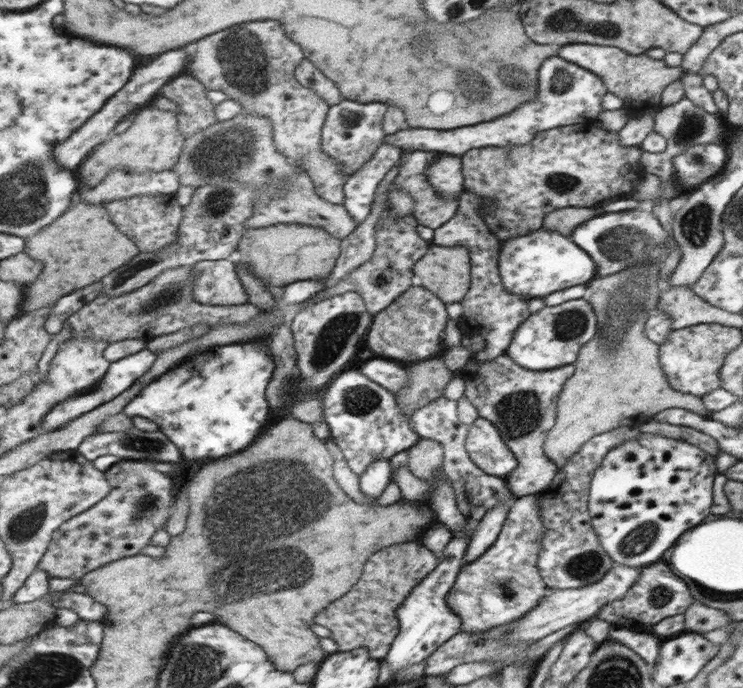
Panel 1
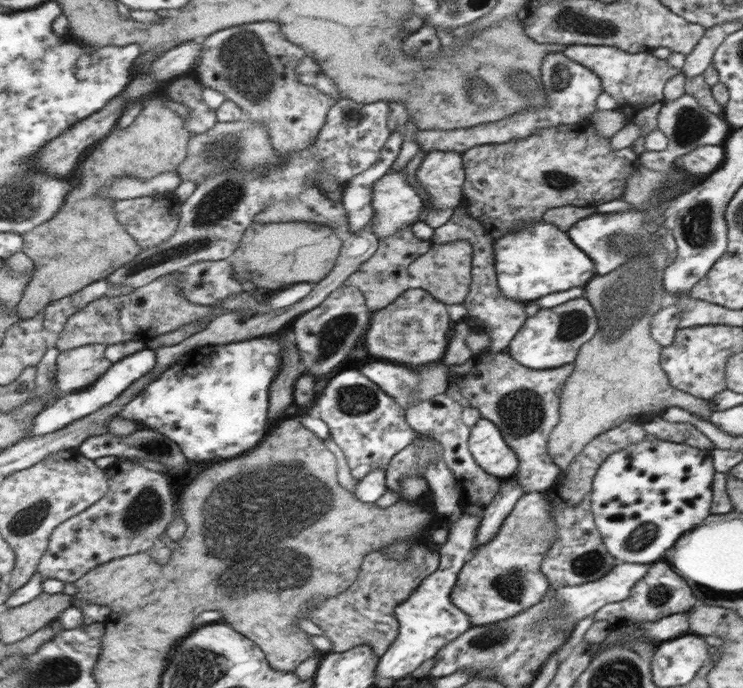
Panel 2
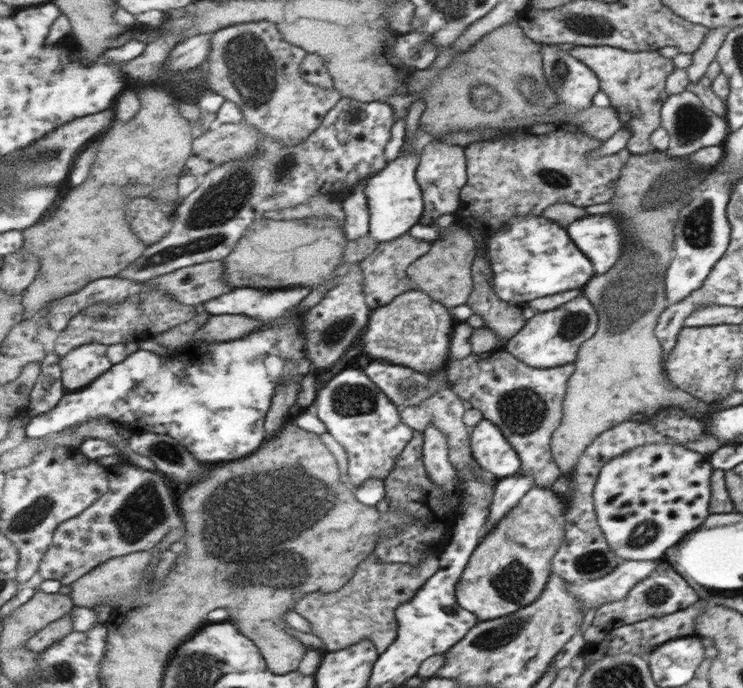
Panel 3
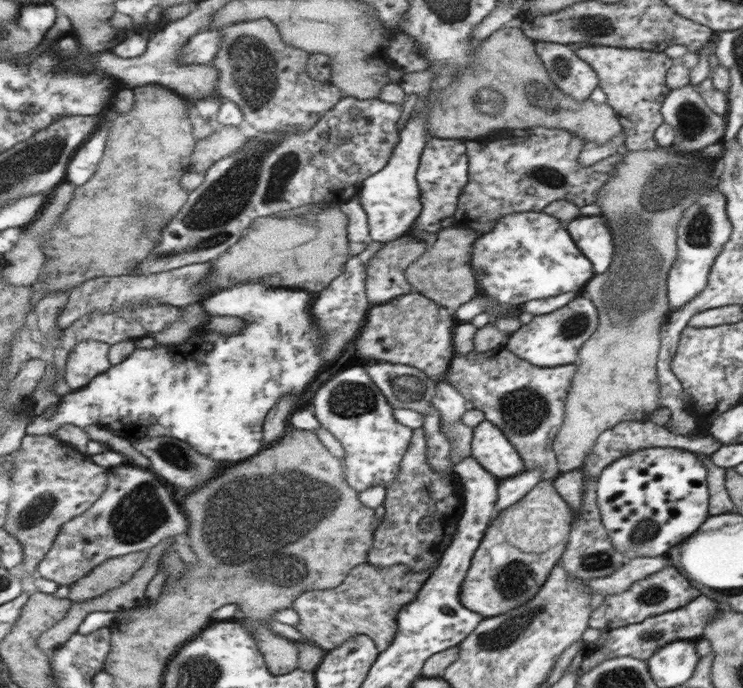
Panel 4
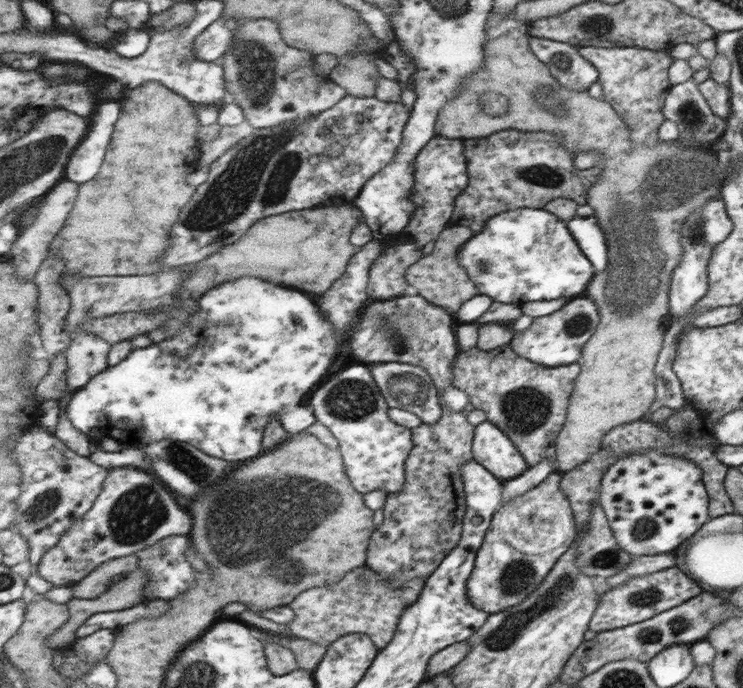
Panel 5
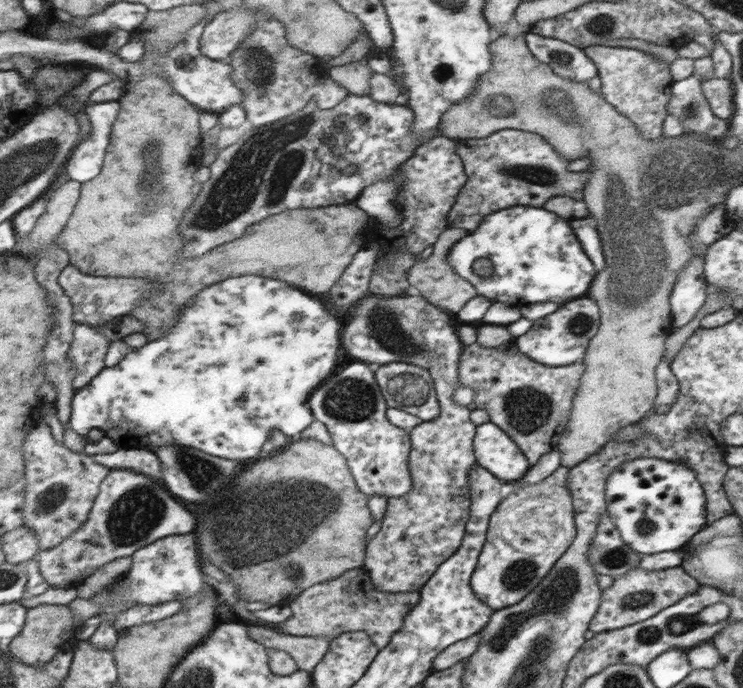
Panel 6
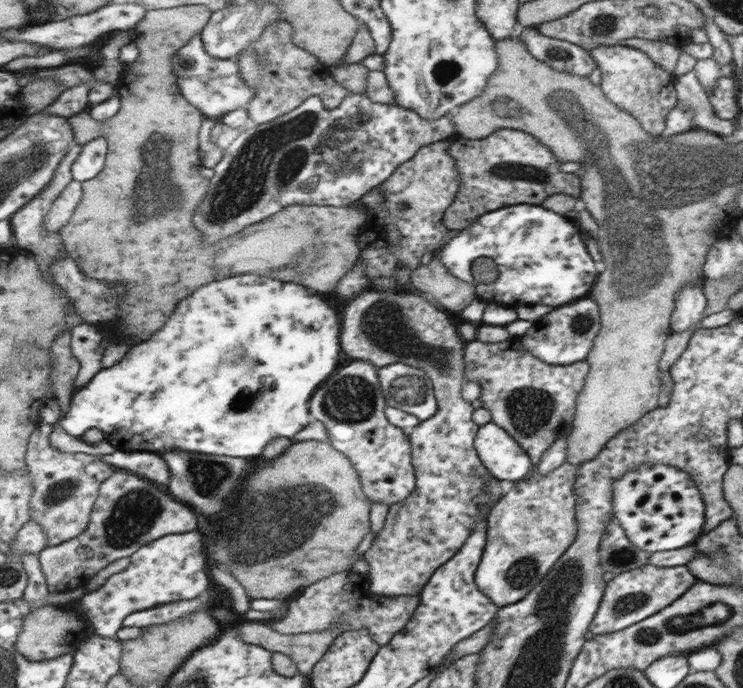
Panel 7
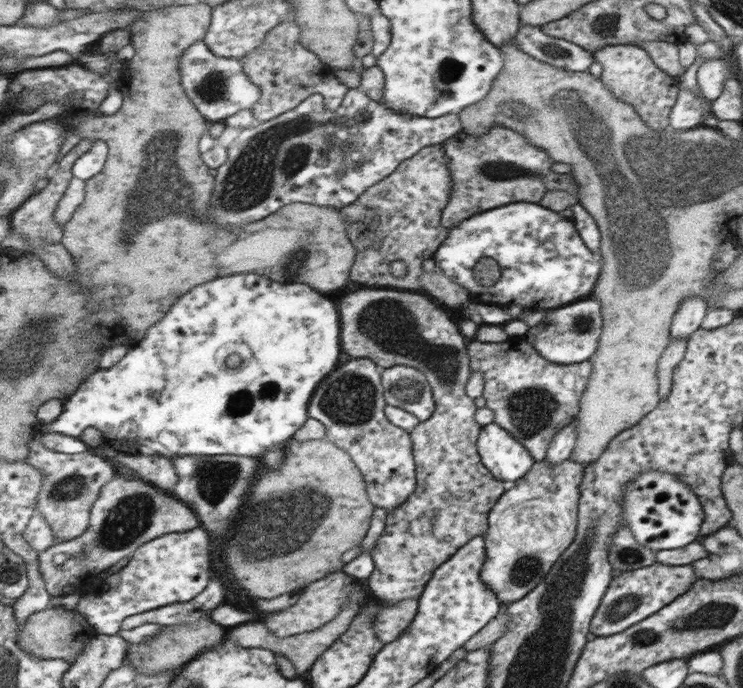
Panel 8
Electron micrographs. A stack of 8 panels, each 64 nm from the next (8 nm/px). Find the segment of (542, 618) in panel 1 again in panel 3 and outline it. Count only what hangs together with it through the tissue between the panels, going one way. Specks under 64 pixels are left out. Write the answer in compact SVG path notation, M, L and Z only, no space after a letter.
M660 559L625 560L611 574L596 580L570 583L569 590L588 612L594 606L598 608L624 598L637 582L644 580L659 564Z

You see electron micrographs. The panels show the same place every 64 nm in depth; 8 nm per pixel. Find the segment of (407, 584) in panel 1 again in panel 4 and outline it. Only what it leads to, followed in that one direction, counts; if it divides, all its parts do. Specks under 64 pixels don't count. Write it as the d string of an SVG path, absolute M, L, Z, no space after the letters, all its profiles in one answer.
M370 563L361 564L349 572L340 586L312 590L297 598L291 608L298 613L300 622L294 628L326 652L359 634L373 639L378 650L386 650L397 634L400 610L417 598L432 574L432 569L413 573L404 565L384 569Z

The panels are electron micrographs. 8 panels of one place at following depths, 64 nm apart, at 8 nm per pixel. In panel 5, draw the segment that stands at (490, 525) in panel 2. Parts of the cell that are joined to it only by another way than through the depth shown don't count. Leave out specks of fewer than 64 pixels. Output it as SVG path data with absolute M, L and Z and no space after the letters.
M556 457L555 460L547 458L545 461L539 462L536 466L526 469L520 477L504 482L503 503L510 502L513 498L541 484L554 471L554 464L557 464Z

